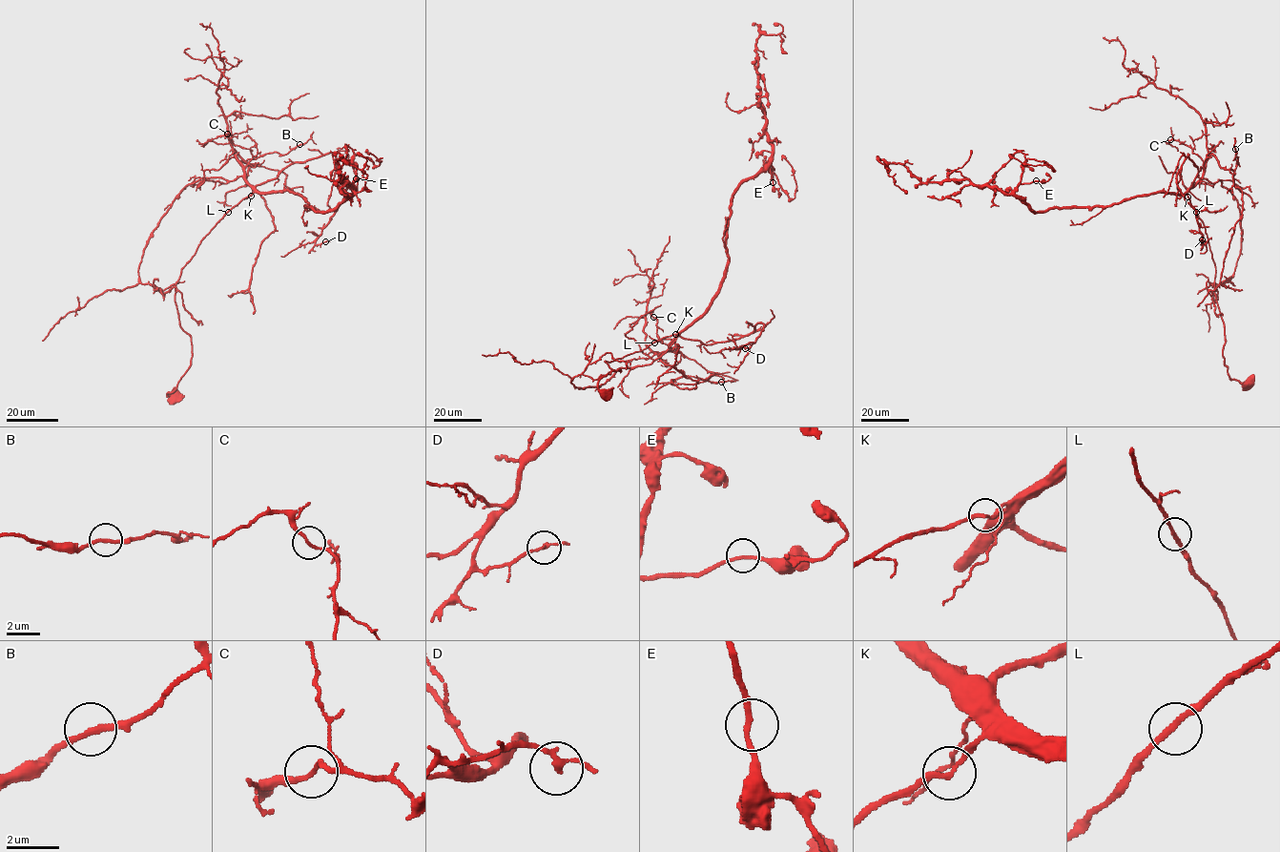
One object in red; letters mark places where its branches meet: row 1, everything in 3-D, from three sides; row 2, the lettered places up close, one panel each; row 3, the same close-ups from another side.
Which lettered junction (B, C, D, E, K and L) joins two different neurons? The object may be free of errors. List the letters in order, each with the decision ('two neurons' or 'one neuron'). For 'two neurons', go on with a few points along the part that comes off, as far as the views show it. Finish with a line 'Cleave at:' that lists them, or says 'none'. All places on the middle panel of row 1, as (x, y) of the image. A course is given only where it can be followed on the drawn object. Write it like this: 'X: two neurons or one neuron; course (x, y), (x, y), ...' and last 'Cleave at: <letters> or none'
B: one neuron
C: one neuron
D: one neuron
E: one neuron
K: one neuron
L: one neuron
Cleave at: none

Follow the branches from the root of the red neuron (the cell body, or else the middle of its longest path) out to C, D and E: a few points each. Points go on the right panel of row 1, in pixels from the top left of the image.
C: (1249, 383), (1228, 375), (1215, 264), (1205, 227), (1187, 193), (1201, 176), (1203, 161), (1190, 148), (1170, 139)
D: (1249, 383), (1230, 379), (1224, 363), (1215, 264), (1187, 193), (1198, 173), (1187, 157), (1177, 184), (1202, 239)
E: (1249, 383), (1228, 375), (1215, 264), (1186, 194), (1034, 211), (1015, 189), (1036, 180)

